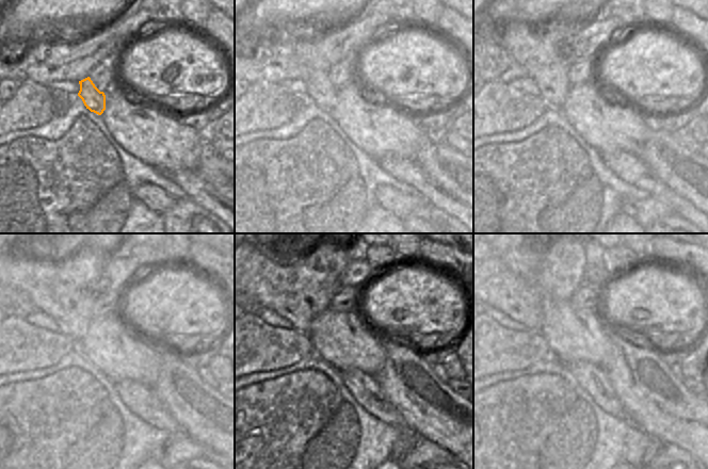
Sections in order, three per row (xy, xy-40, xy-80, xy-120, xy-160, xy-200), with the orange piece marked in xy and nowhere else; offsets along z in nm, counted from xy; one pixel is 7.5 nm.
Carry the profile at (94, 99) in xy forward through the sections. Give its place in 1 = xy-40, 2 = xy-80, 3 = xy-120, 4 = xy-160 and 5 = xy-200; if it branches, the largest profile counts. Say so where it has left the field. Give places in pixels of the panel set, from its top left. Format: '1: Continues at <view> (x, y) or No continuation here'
1: Continues at xy-40 (319, 87)
2: Continues at xy-80 (517, 37)
3: Continues at xy-120 (36, 277)
4: Continues at xy-160 (270, 280)
5: Continues at xy-200 (495, 285)

